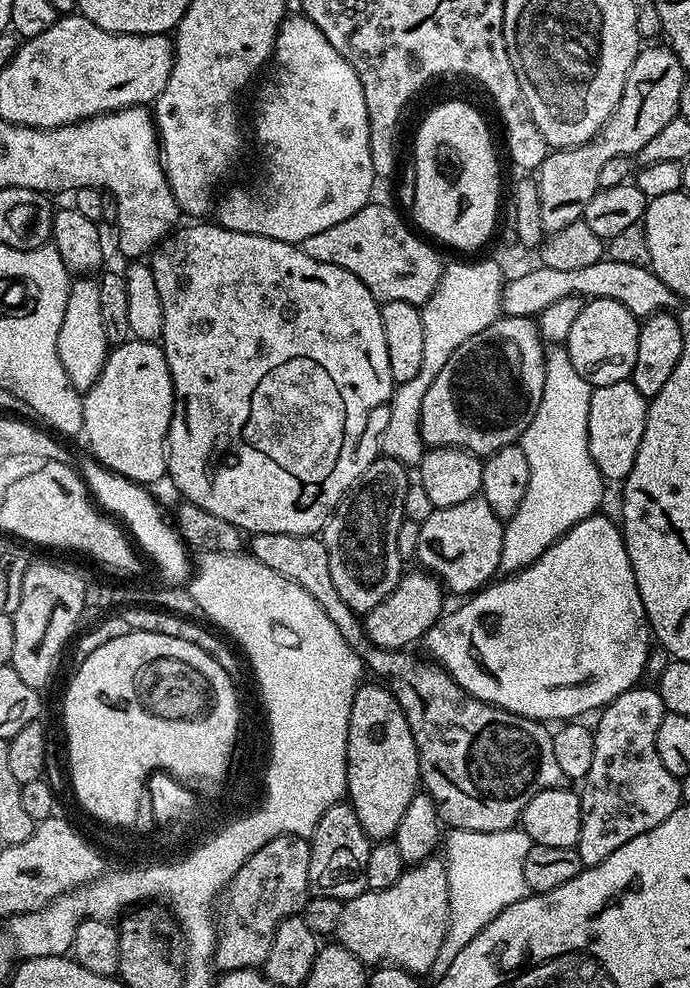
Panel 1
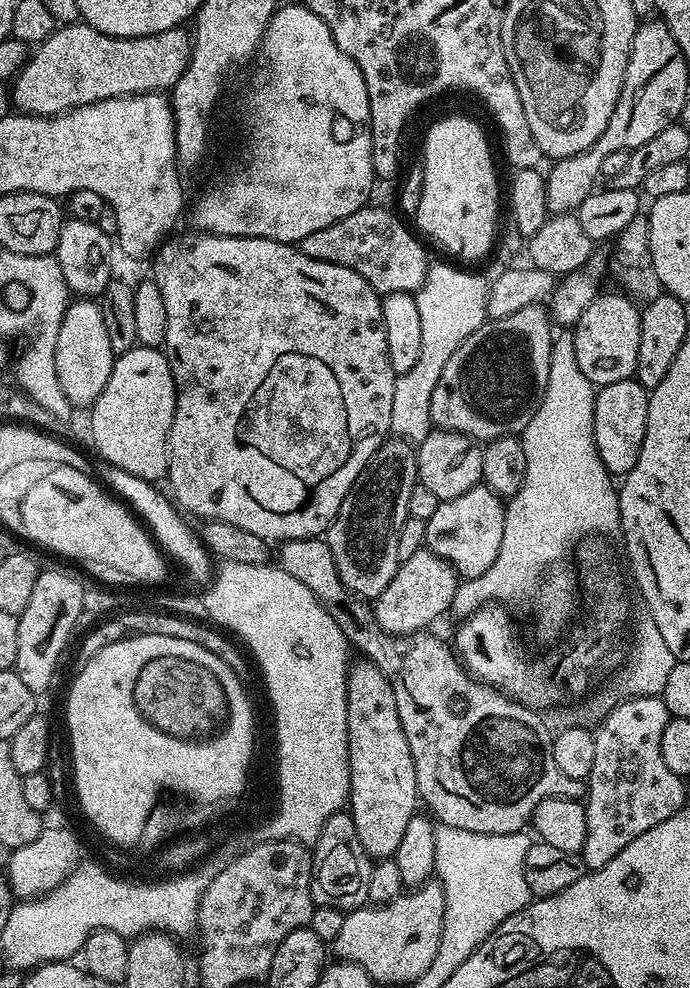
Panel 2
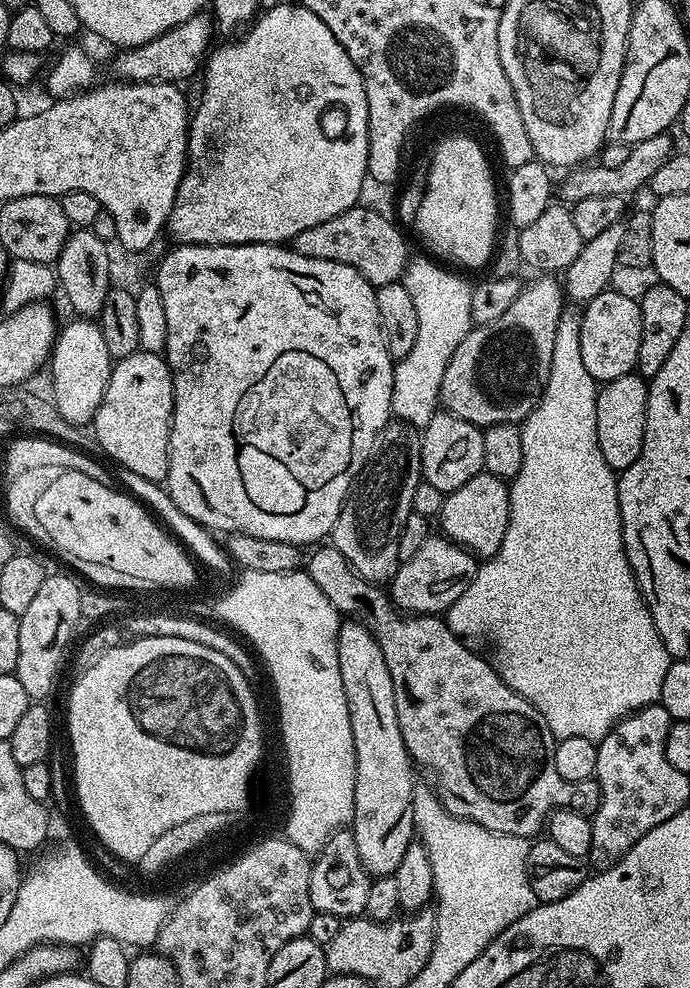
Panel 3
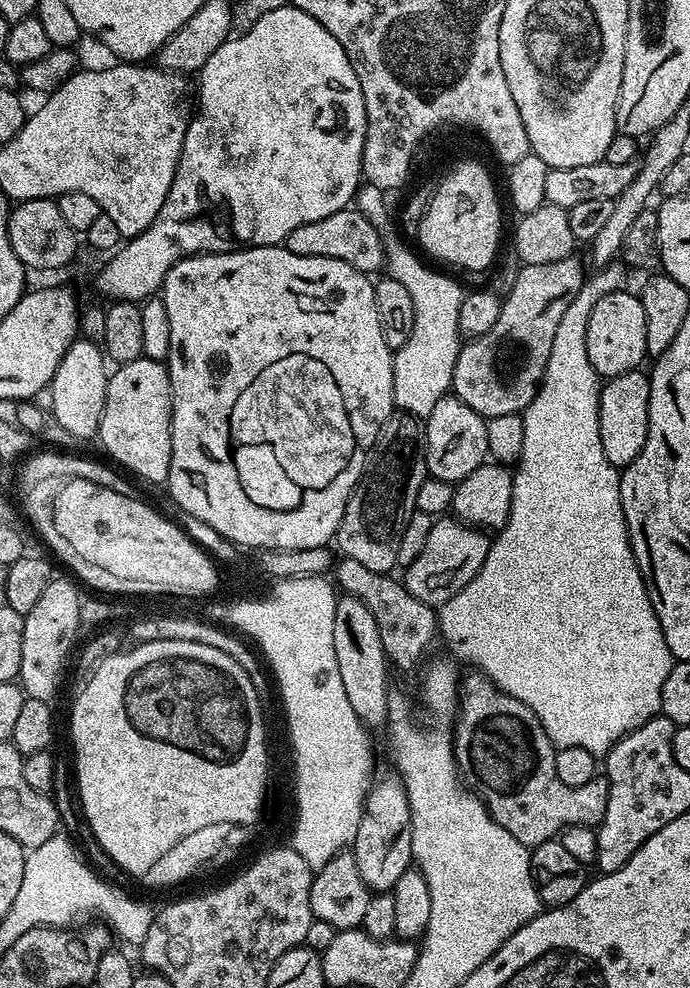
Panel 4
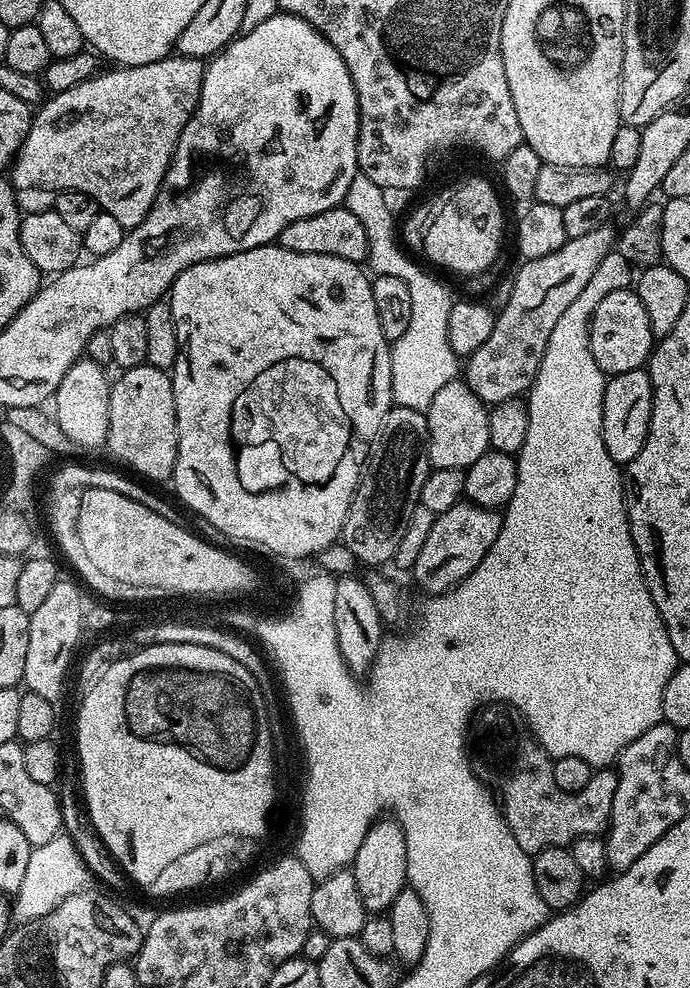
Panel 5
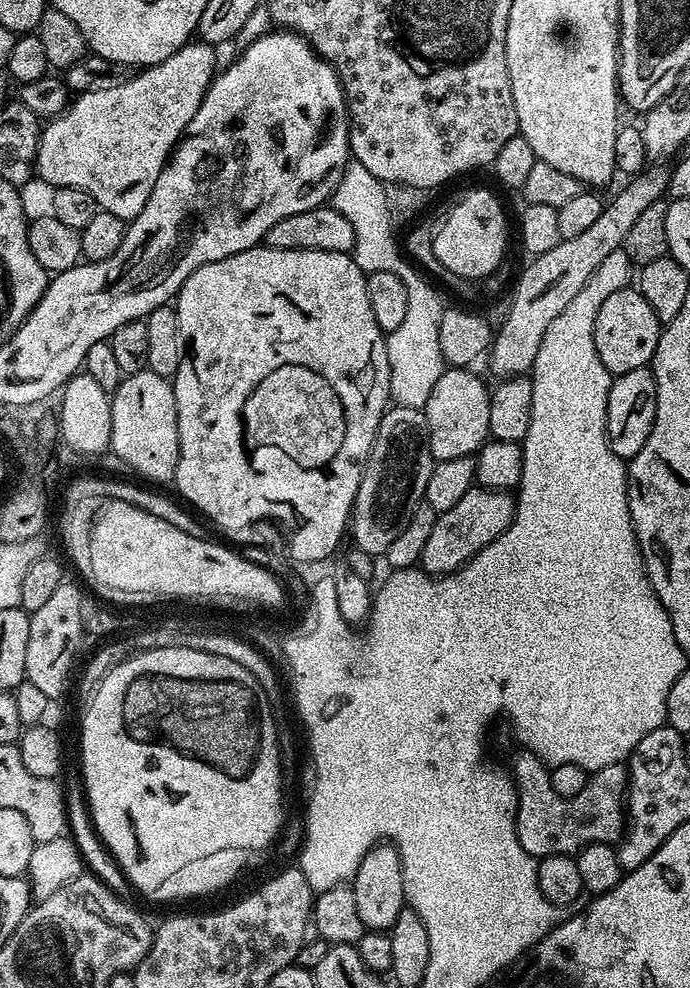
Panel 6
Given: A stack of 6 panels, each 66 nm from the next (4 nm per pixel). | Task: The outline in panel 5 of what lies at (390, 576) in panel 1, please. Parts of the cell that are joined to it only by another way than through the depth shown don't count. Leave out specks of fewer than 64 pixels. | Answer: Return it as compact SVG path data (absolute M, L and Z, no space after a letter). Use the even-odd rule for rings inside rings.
M394 406L386 414L374 443L368 453L368 459L362 469L360 485L352 496L350 510L346 514L346 522L342 533L342 542L354 554L361 565L384 566L395 557L398 542L402 542L402 534L406 534L406 526L414 514L416 505L420 503L422 482L426 482L430 471L428 462L428 417L418 410Z

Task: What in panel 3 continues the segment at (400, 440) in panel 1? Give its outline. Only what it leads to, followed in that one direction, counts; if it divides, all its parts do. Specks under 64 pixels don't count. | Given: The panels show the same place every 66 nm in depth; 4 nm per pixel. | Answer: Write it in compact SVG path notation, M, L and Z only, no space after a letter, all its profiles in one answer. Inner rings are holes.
M409 259L408 267L404 270L402 283L406 286L406 290L410 290L410 298L414 298L414 310L418 310L418 338L414 338L414 346L411 347L410 354L395 361L392 369L392 416L399 423L411 424L417 430L424 429L430 418L434 418L441 407L442 374L446 374L446 366L454 350L458 350L462 338L466 338L466 334L474 327L470 314L473 285L467 284L462 277L439 268L435 264L437 261L432 260Z

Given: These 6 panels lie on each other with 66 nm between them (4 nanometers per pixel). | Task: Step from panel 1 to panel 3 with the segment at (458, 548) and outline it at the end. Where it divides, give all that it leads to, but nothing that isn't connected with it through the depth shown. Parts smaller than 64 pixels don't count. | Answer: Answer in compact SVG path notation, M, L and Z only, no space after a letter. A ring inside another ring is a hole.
M485 471L470 478L470 482L445 495L438 517L439 531L460 547L467 548L477 558L492 556L498 550L502 538L506 538L510 510L509 487L509 481Z

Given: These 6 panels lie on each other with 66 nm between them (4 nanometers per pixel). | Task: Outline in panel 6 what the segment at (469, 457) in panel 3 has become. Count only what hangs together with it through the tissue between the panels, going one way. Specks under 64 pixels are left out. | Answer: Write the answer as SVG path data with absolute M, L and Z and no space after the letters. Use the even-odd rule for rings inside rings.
M445 367L442 378L430 390L430 398L426 398L426 406L422 409L428 427L428 441L433 461L453 460L463 456L475 457L480 448L488 443L490 437L490 388L484 385L468 368Z

